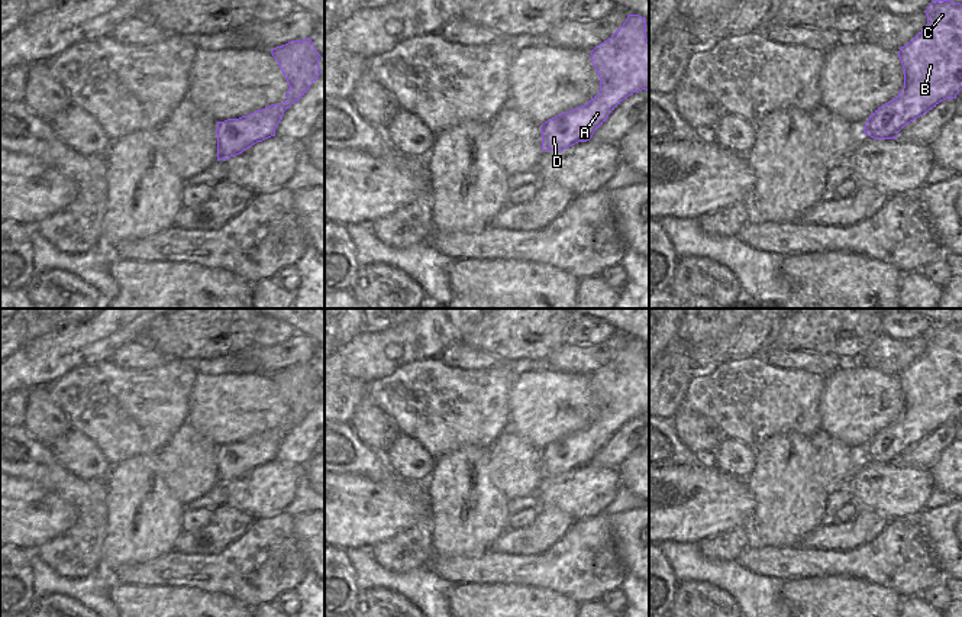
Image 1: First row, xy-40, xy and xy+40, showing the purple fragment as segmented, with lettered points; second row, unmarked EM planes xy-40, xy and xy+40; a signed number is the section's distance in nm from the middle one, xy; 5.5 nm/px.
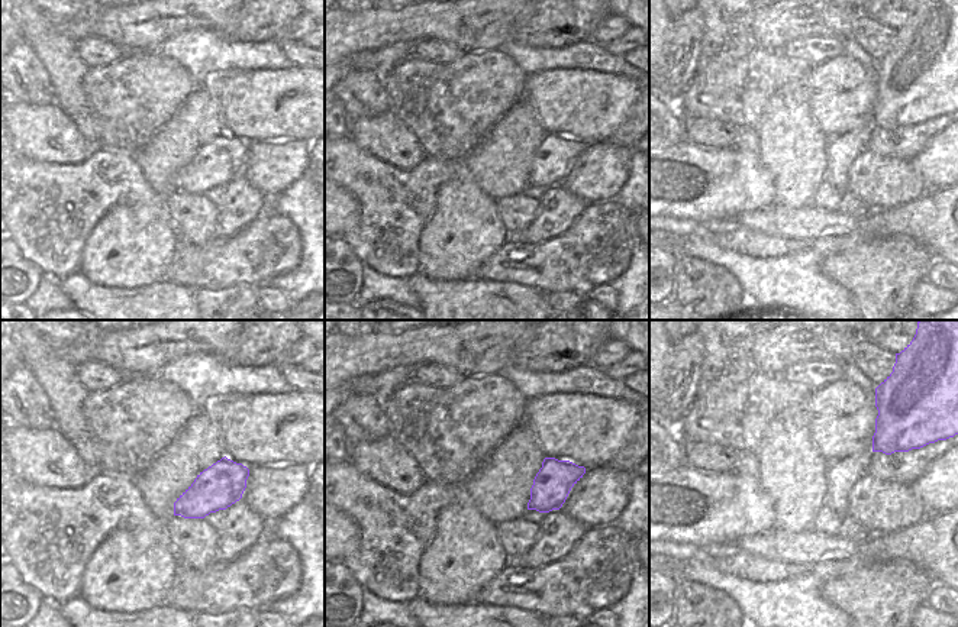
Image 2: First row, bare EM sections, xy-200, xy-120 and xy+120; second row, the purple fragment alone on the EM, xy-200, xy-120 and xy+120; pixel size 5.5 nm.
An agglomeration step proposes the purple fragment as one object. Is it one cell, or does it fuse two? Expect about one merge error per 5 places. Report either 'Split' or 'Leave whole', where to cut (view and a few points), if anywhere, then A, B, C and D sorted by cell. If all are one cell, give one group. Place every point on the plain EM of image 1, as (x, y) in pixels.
Leave whole. No split. Groups: A B C D.

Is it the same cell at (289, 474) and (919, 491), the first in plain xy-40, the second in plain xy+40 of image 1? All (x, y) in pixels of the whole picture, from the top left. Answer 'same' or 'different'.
same

